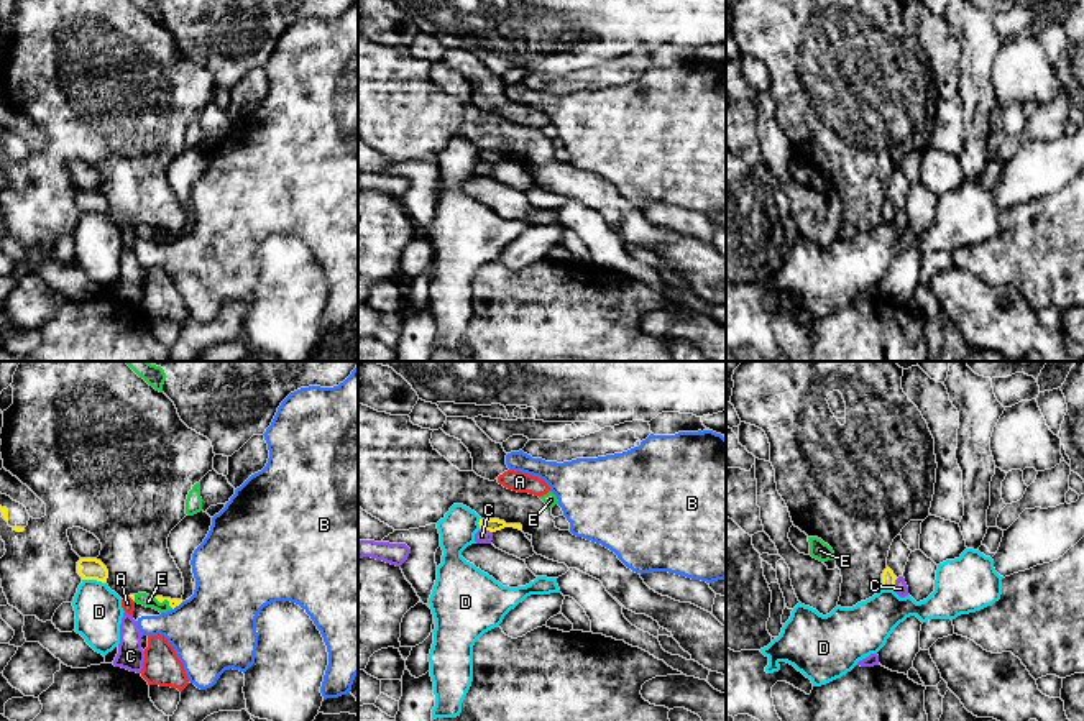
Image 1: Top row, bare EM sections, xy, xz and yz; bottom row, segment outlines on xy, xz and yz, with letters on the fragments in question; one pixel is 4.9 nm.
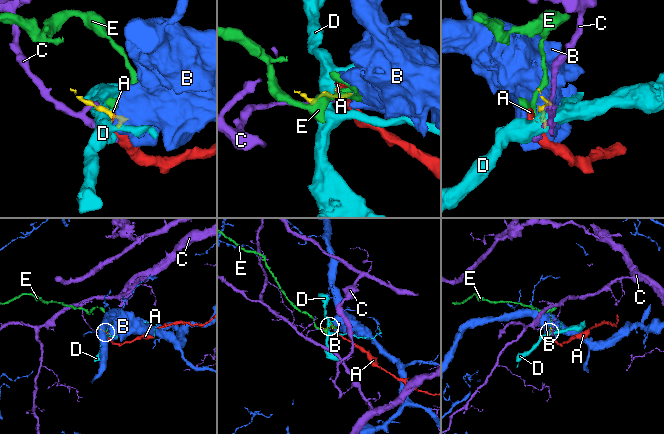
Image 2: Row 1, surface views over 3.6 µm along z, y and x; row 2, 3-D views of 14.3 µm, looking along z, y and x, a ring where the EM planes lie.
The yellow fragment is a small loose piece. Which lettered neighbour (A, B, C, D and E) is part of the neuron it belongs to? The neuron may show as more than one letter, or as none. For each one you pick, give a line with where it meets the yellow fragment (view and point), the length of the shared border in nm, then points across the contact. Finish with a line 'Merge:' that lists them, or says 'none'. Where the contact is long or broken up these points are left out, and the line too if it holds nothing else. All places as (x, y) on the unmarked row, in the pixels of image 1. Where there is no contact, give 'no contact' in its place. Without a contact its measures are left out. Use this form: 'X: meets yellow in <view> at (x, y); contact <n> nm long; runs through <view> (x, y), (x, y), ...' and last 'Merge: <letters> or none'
A: meets yellow in xy at (130, 229); contact 50 nm long; runs through xy (132, 229), (130, 229), (127, 235)
Merge: A

